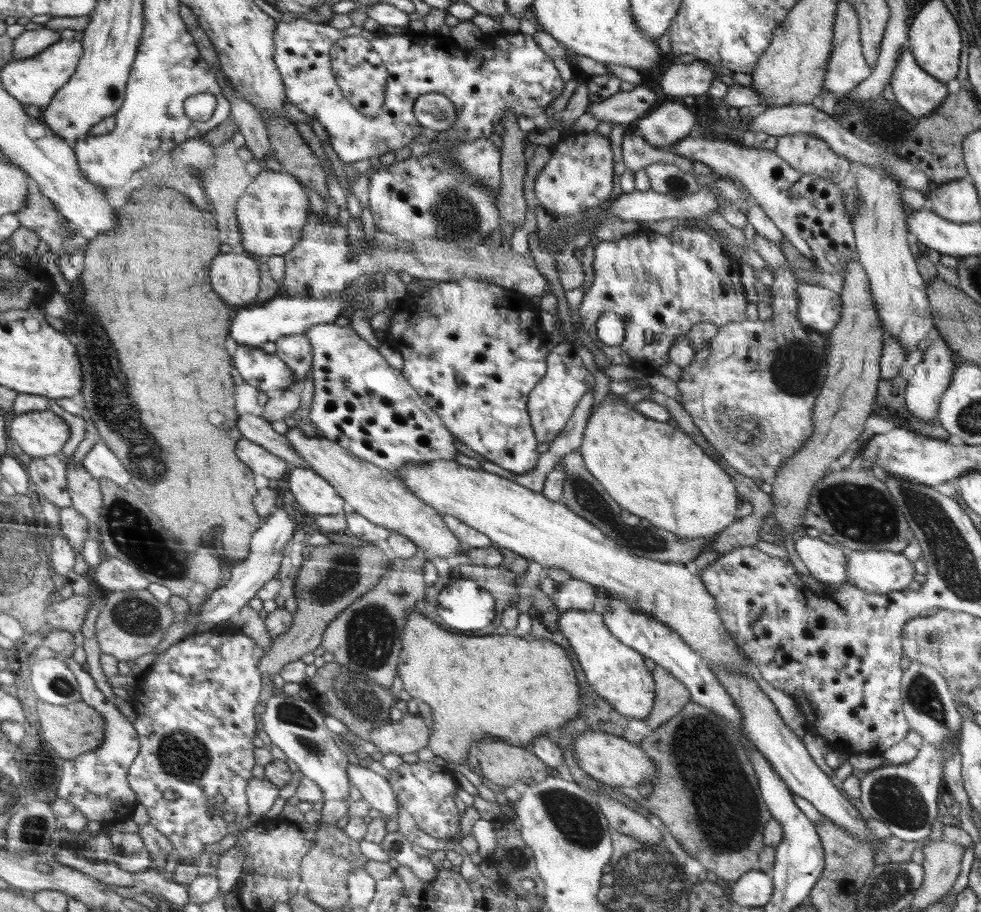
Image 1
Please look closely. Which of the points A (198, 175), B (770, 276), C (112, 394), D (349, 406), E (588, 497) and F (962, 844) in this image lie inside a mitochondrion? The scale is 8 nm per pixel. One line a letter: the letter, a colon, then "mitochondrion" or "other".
A: other
B: other
C: mitochondrion
D: other
E: mitochondrion
F: other

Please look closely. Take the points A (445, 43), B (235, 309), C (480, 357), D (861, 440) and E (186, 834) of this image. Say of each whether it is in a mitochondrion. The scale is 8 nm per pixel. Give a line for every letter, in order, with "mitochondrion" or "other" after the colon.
A: other
B: other
C: other
D: other
E: other

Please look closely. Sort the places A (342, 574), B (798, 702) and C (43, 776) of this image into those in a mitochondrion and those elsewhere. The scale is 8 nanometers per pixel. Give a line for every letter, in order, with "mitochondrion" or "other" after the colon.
A: mitochondrion
B: other
C: mitochondrion

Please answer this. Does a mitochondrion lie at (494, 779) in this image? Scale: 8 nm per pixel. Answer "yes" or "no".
no

